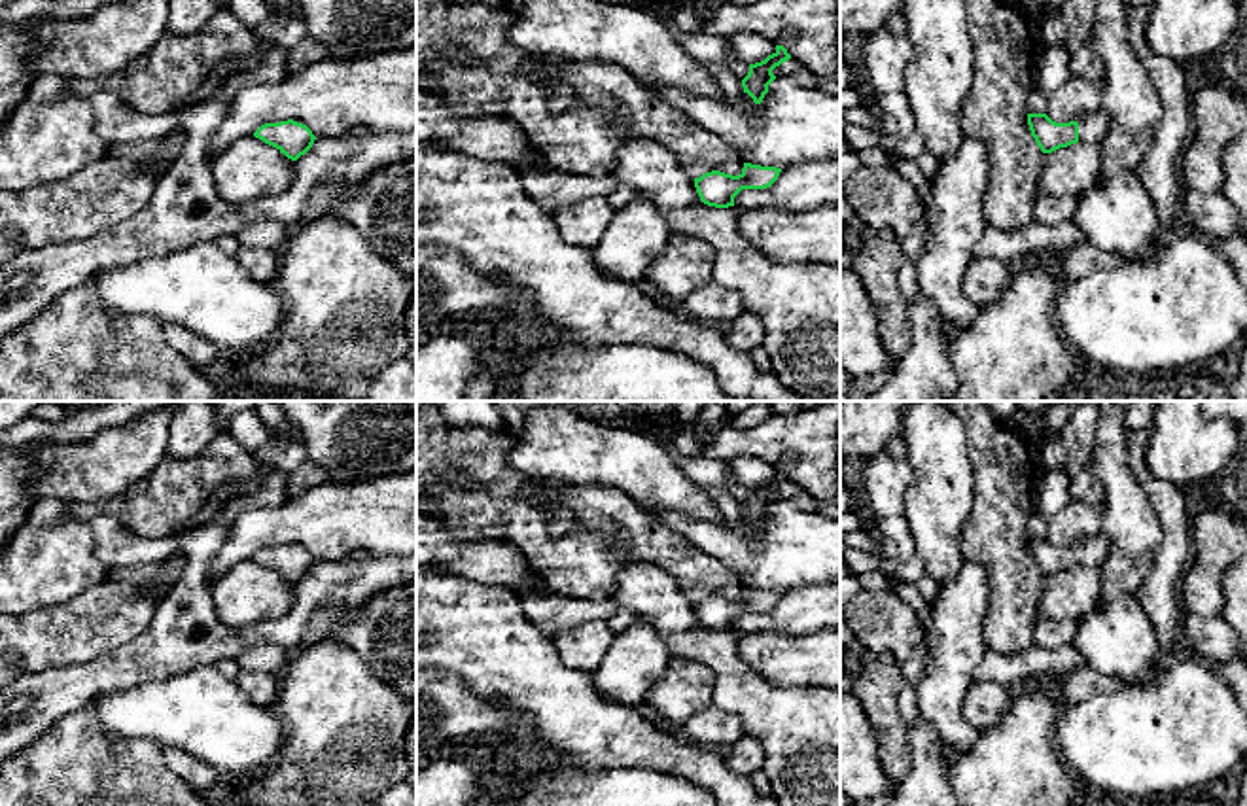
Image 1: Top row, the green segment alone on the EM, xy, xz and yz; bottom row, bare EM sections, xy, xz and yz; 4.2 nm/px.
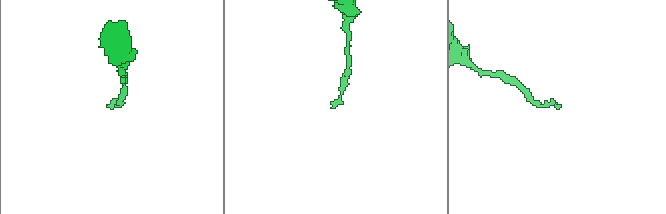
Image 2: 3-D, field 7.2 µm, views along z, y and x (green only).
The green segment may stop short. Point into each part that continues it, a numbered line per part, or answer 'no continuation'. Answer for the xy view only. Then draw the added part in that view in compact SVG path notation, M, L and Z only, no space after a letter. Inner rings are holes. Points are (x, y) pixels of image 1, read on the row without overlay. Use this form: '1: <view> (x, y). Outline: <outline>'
no continuation

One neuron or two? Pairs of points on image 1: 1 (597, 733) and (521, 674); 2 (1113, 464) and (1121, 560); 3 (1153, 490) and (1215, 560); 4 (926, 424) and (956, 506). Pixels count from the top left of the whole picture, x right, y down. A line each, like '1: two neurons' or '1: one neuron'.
1: one neuron
2: one neuron
3: two neurons
4: one neuron

